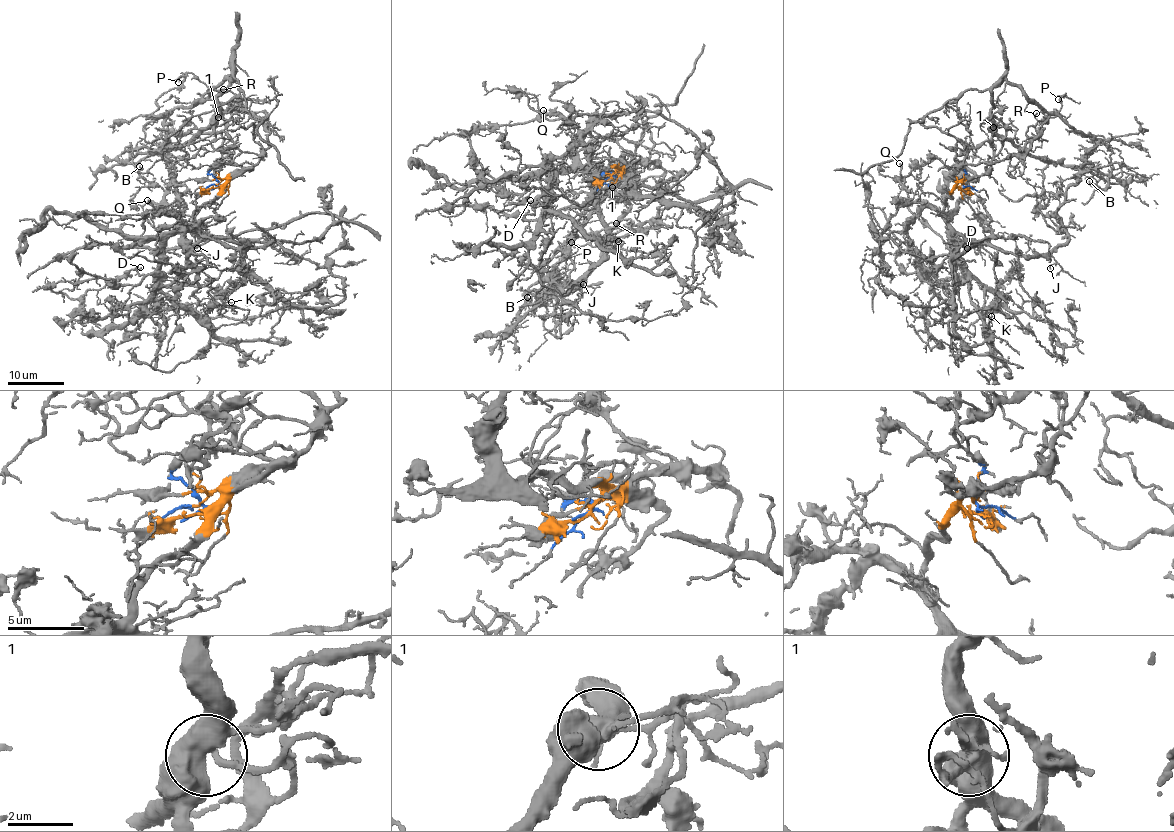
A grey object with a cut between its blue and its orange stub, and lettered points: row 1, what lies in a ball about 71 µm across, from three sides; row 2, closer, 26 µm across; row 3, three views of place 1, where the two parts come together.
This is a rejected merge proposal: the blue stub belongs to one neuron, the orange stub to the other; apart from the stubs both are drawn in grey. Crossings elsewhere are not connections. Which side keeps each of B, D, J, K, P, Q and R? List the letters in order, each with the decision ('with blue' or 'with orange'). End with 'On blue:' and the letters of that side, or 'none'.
B: with blue
D: with orange
J: with orange
K: with orange
P: with blue
Q: with orange
R: with blue
On blue: B, P, R

